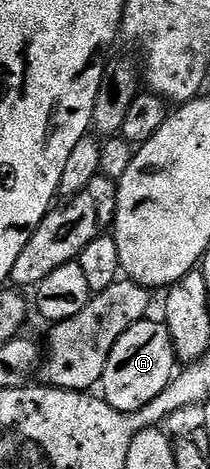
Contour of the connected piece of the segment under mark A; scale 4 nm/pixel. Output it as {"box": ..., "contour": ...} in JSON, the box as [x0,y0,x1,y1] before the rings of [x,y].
{"box":[99,320,177,413],"contour":[[[161,320],[149,321],[139,321],[118,339],[99,383],[101,395],[108,407],[121,410],[122,413],[143,409],[161,394],[175,377],[177,357],[166,323]]]}

